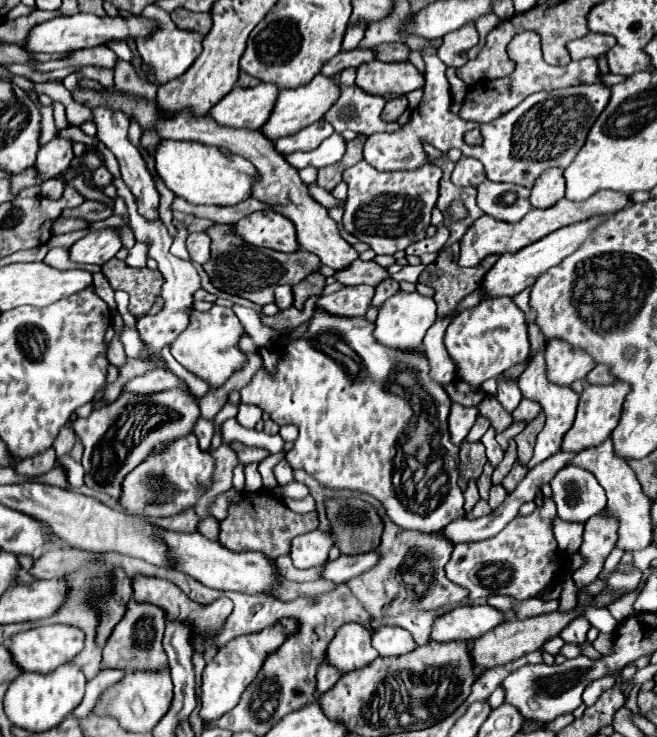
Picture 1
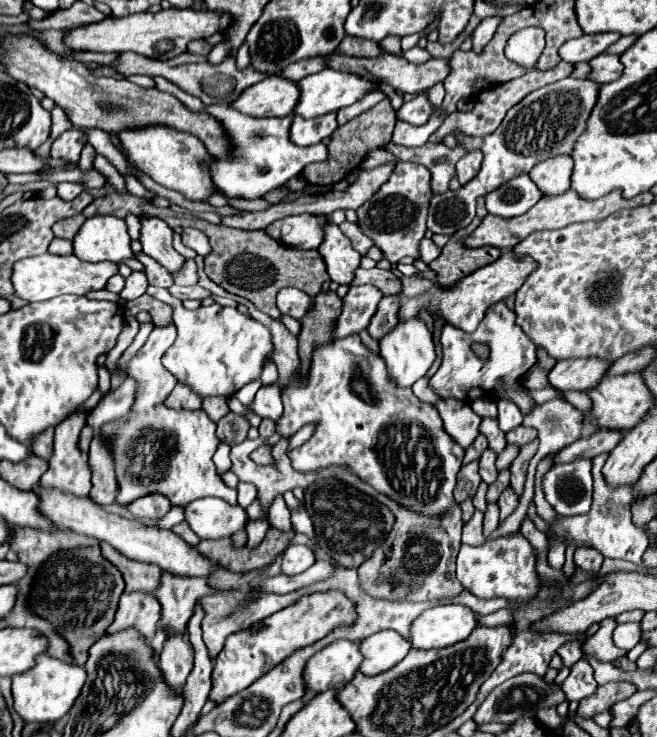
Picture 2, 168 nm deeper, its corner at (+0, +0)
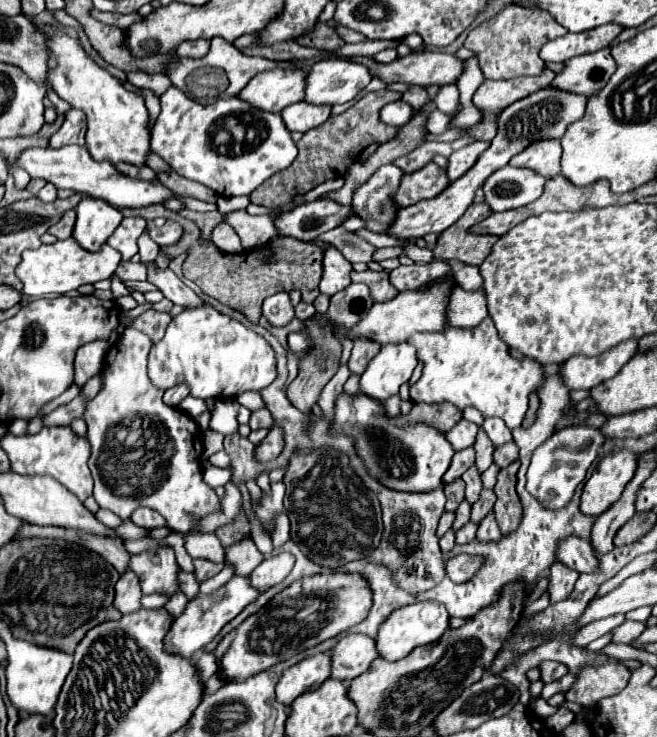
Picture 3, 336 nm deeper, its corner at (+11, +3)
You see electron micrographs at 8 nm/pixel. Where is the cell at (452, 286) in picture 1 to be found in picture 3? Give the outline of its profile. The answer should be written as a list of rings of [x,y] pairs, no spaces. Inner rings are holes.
[[[472,204],[464,216],[446,228],[438,236],[438,242],[434,246],[434,262],[448,262],[448,260],[460,260],[464,264],[480,266],[484,258],[492,252],[492,246],[496,244],[496,236],[474,236],[468,234],[468,228],[474,226],[478,220],[484,220],[490,216],[490,208],[482,204]]]

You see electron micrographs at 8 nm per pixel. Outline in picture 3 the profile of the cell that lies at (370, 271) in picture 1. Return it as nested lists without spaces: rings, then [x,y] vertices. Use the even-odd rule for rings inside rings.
[[[364,270],[364,272],[352,272],[352,282],[362,282],[370,288],[370,296],[374,302],[386,302],[392,300],[398,290],[390,284],[388,272],[374,272],[374,270]]]

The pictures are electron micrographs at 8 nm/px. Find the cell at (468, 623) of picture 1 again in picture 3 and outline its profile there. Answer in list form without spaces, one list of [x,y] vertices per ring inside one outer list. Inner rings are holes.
[[[416,602],[404,608],[394,610],[386,622],[380,626],[378,630],[378,638],[376,638],[376,646],[380,648],[380,656],[386,660],[400,660],[404,656],[408,656],[416,646],[426,646],[426,644],[434,644],[436,640],[442,638],[442,634],[450,628],[450,616],[444,604],[440,602]]]

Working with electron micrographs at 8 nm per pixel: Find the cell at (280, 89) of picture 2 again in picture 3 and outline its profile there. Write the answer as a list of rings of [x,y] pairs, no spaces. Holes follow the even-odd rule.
[[[274,68],[256,74],[238,94],[238,98],[252,104],[254,108],[266,112],[280,112],[282,108],[304,100],[304,76],[306,72],[300,68]]]

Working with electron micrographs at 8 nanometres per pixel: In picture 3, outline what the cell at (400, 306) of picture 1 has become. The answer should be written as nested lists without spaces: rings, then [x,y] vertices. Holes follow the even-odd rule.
[[[408,342],[384,344],[360,378],[360,392],[384,402],[410,380],[418,364],[416,348]]]

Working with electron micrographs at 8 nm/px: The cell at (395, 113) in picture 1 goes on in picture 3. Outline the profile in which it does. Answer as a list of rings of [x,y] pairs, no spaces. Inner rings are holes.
[[[392,90],[368,92],[368,94],[364,94],[364,98],[360,98],[346,112],[342,112],[338,116],[330,116],[318,128],[312,128],[310,132],[306,132],[302,136],[302,140],[298,142],[300,154],[290,164],[290,168],[274,174],[268,182],[264,182],[260,188],[256,188],[256,192],[250,194],[250,200],[254,204],[268,206],[268,208],[280,206],[282,212],[286,212],[286,210],[290,210],[290,200],[296,194],[304,194],[330,178],[342,176],[346,172],[346,166],[356,162],[368,144],[372,144],[372,142],[382,144],[384,140],[390,140],[396,134],[396,128],[386,126],[380,120],[380,108],[392,100],[398,100],[398,98],[400,98],[400,92],[392,92]]]

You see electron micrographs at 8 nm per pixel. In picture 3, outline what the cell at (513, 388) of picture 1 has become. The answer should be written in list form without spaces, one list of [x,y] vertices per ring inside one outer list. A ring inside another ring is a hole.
[[[486,418],[482,428],[486,430],[486,434],[488,434],[488,438],[492,440],[494,446],[500,446],[500,444],[512,440],[512,432],[504,424],[504,420],[500,420],[500,418]]]

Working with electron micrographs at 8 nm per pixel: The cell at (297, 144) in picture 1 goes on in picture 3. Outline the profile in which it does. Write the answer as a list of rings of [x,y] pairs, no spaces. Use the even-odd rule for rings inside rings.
[[[296,102],[282,110],[282,120],[290,132],[308,132],[326,122],[328,116],[328,106],[316,106],[308,102]]]

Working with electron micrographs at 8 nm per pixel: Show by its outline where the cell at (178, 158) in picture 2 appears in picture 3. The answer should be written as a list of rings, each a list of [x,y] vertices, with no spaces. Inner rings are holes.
[[[46,26],[40,30],[46,38],[46,46],[52,54],[50,60],[50,84],[54,92],[64,98],[72,108],[78,108],[86,114],[88,132],[86,132],[86,148],[96,160],[108,160],[112,164],[126,162],[134,166],[146,166],[146,158],[152,154],[150,138],[150,114],[144,106],[144,98],[124,90],[118,78],[100,68],[78,40],[72,40],[64,32]]]

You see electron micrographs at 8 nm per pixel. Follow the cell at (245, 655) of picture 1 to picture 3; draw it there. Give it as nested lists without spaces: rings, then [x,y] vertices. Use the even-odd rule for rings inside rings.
[[[334,572],[298,580],[284,592],[276,594],[260,612],[246,618],[238,628],[218,642],[214,650],[218,660],[218,676],[224,682],[242,682],[252,674],[304,652],[310,646],[338,636],[340,632],[364,620],[370,606],[372,592],[366,580],[356,574]]]

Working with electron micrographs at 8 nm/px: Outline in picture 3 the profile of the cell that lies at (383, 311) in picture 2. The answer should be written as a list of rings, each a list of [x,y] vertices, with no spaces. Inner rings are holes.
[[[356,338],[354,348],[352,348],[352,356],[348,360],[348,366],[352,372],[362,374],[364,368],[368,366],[368,362],[376,356],[376,352],[380,350],[380,344],[370,340],[370,338]]]

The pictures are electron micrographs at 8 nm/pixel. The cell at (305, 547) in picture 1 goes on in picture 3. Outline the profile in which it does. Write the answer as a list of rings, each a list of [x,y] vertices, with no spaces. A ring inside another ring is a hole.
[[[280,552],[276,556],[266,558],[252,574],[250,574],[250,582],[254,588],[260,590],[268,590],[276,584],[280,584],[292,570],[294,566],[294,556],[290,552]]]

